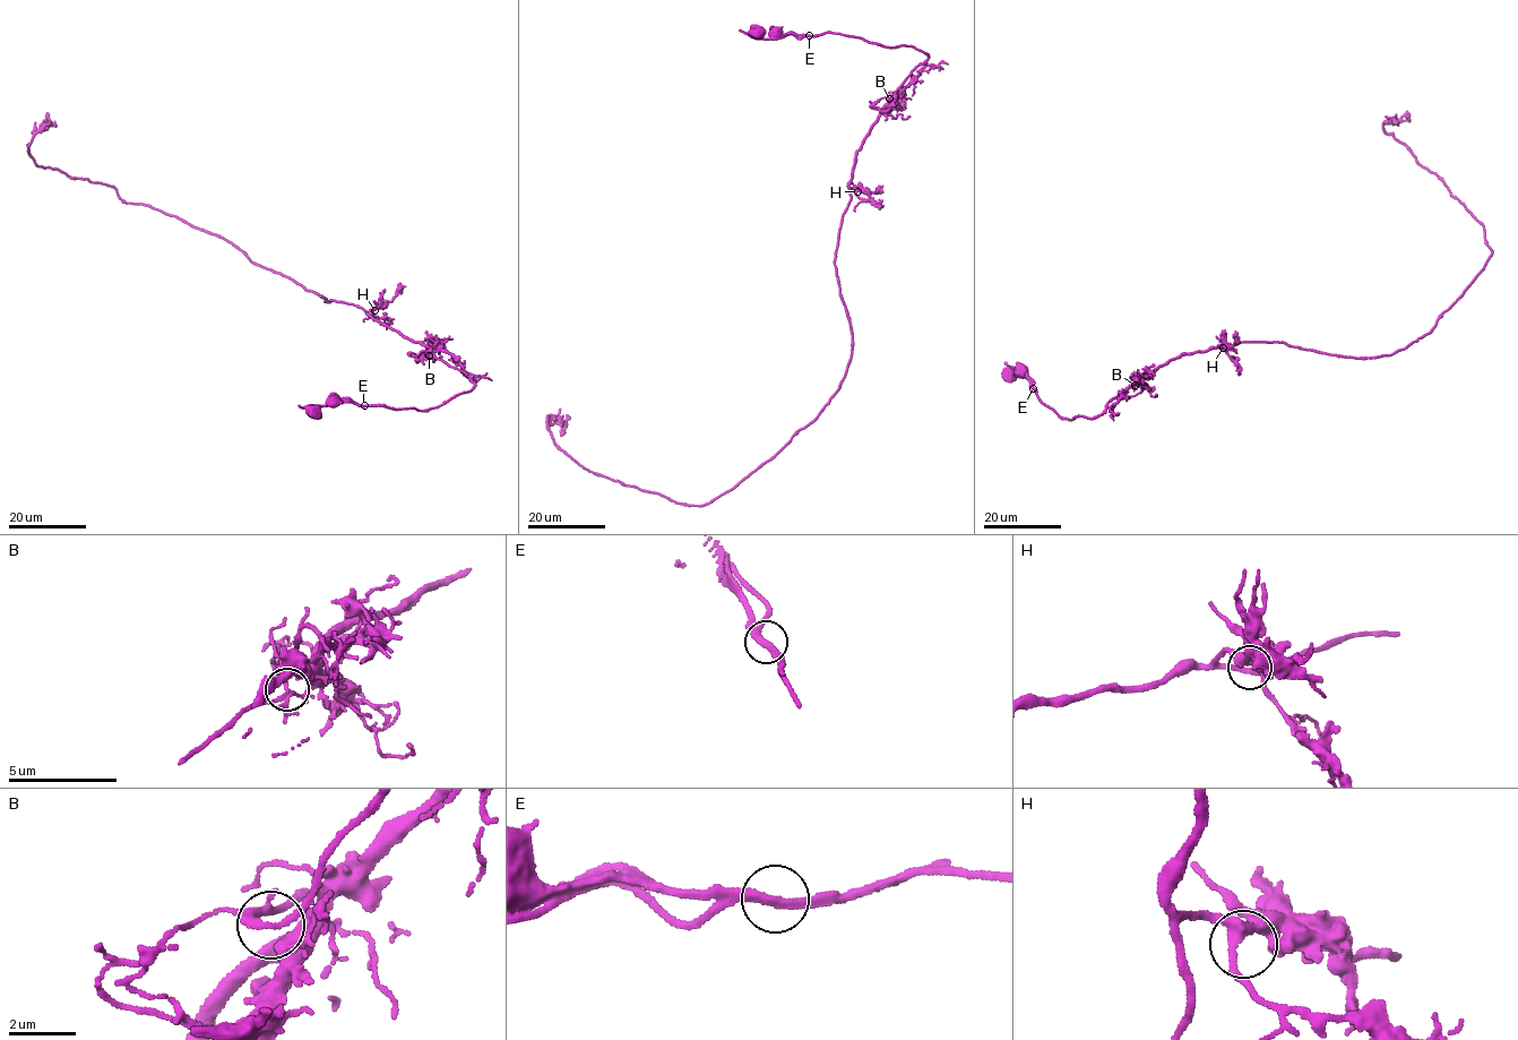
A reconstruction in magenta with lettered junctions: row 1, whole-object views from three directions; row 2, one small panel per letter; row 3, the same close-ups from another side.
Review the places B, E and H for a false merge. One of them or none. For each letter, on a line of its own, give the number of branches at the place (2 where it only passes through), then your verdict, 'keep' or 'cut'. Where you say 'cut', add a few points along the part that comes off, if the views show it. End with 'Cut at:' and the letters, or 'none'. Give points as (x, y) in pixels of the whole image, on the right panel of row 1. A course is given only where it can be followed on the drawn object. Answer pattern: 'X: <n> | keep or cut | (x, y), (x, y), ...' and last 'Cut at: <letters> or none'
B: 2 | keep
E: 2 | cut | (1033, 388), (1026, 375), (1005, 362)
H: 3 | keep
Cut at: E

